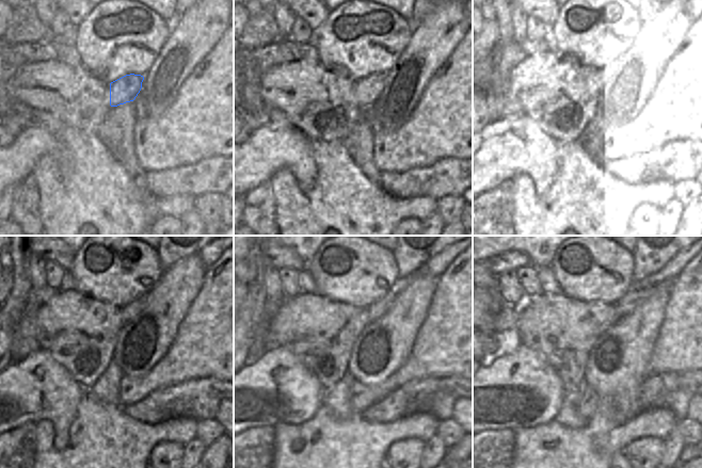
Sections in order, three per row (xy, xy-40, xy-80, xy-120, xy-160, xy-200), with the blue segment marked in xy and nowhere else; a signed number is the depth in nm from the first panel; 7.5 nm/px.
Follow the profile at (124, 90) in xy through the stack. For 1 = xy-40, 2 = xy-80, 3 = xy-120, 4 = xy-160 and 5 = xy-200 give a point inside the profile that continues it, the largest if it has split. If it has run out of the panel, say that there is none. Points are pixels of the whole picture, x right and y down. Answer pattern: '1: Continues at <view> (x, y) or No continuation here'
1: Continues at xy-40 (366, 90)
2: Continues at xy-80 (606, 74)
3: Continues at xy-120 (129, 311)
4: Continues at xy-160 (376, 309)
5: Continues at xy-200 (633, 299).

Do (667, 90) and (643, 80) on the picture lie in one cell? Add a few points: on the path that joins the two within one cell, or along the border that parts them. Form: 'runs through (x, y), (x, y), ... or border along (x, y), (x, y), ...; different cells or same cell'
border along (668, 63), (652, 96), (643, 107); different cells

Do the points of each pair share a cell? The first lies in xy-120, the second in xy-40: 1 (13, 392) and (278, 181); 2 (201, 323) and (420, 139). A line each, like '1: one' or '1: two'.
1: two
2: one

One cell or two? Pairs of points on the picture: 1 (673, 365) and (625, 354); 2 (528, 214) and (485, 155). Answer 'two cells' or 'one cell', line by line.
1: two cells
2: two cells

